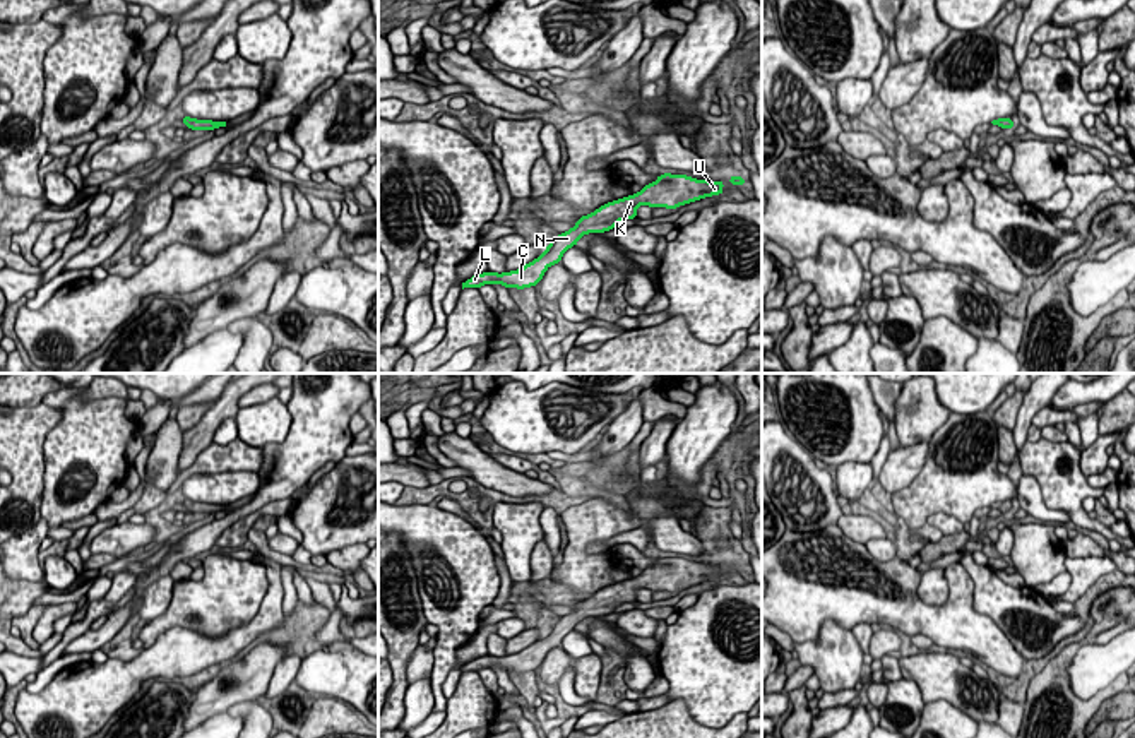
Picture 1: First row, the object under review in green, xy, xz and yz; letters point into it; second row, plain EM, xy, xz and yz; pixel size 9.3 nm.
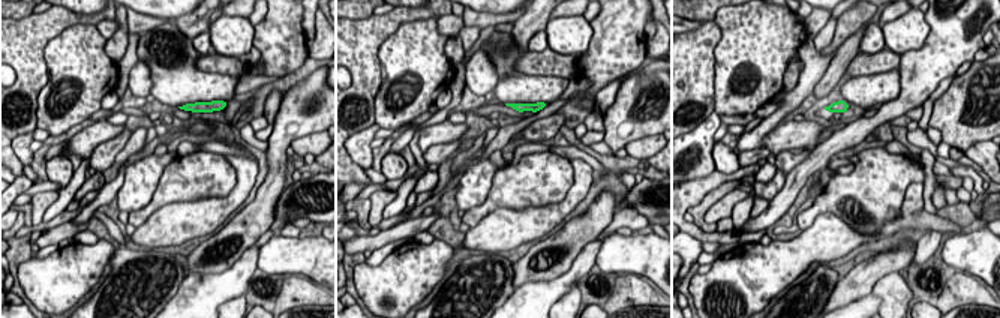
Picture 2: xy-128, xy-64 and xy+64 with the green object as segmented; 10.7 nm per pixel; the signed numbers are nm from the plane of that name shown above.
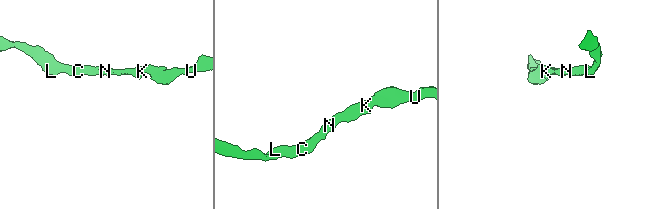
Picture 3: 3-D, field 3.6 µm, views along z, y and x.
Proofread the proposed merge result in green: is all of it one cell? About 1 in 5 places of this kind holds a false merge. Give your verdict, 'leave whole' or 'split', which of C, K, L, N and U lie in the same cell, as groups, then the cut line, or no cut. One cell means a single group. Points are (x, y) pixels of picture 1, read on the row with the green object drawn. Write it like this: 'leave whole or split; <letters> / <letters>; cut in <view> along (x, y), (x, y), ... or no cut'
leave whole; C K L N U; no cut

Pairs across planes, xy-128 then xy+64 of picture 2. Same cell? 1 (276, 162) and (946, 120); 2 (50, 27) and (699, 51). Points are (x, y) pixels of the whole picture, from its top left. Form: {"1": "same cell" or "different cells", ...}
{"1": "same cell", "2": "same cell"}

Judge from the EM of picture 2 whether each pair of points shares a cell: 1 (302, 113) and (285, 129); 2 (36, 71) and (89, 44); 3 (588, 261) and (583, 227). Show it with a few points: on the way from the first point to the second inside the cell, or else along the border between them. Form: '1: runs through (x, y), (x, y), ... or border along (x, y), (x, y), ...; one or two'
1: runs through (297, 117), (290, 125); one
2: border along (60, 32), (44, 50), (48, 81), (38, 99); two
3: border along (595, 239), (580, 251), (565, 272); two

